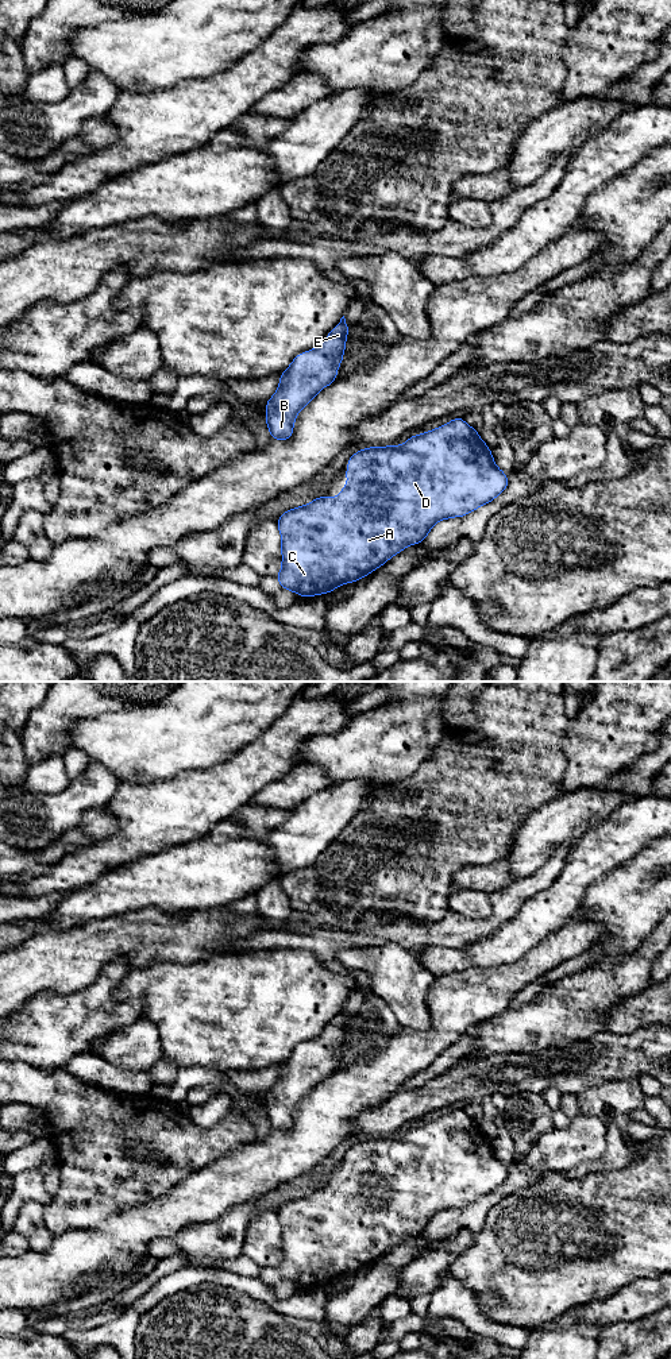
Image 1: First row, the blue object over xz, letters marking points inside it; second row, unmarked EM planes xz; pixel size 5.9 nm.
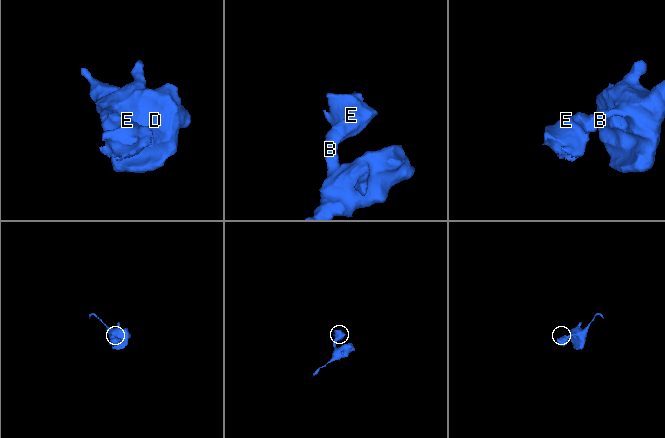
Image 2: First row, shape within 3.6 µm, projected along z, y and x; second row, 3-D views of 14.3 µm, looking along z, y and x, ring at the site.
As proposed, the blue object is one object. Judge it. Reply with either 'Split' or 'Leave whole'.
Leave whole

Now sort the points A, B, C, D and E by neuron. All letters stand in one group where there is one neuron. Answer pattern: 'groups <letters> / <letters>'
groups A B C D E

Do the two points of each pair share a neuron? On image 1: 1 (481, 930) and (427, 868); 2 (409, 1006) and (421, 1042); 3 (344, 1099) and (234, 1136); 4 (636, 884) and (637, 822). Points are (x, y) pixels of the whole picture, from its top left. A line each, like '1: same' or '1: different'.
1: different
2: different
3: different
4: different

